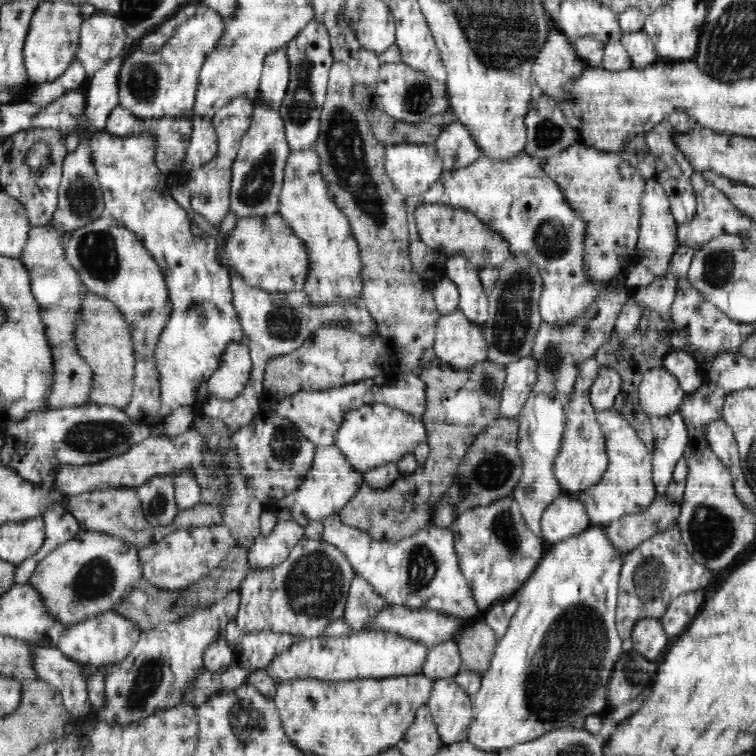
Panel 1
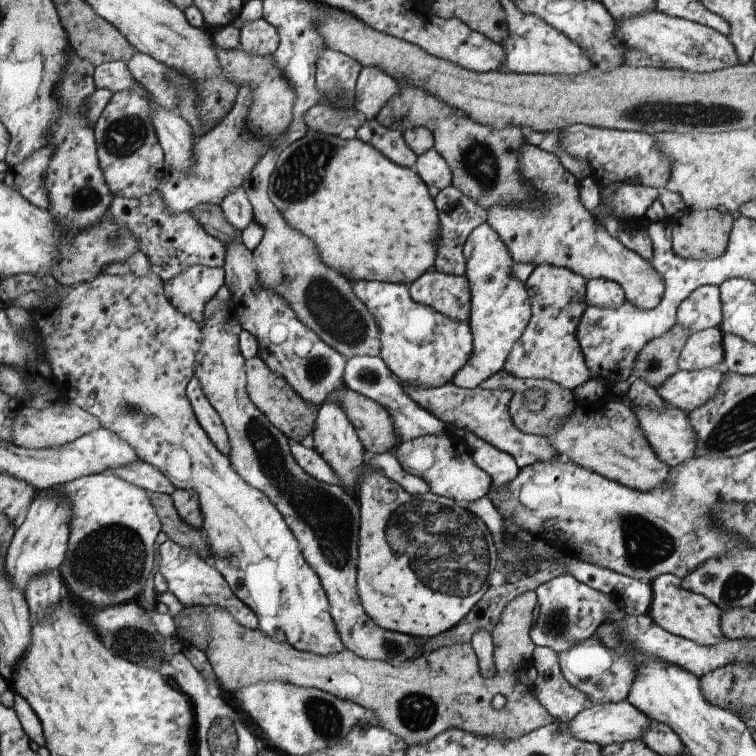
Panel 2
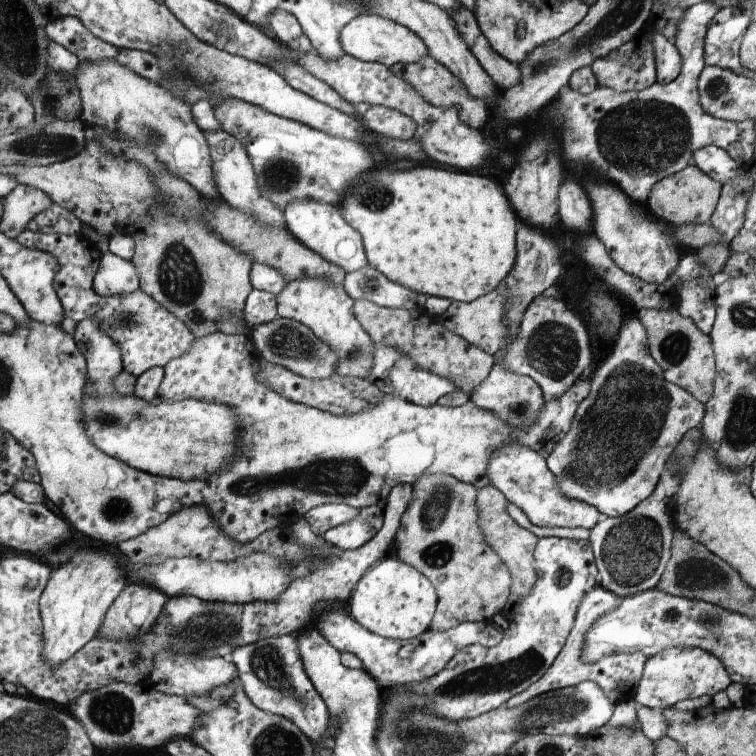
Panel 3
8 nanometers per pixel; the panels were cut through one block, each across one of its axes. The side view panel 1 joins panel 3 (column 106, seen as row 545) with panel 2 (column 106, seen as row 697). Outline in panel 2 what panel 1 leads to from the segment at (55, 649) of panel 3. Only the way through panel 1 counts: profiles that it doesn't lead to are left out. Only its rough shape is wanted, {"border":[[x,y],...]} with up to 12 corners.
{"border":[[108,472],[55,490],[71,509],[64,587],[136,601],[163,530]]}

